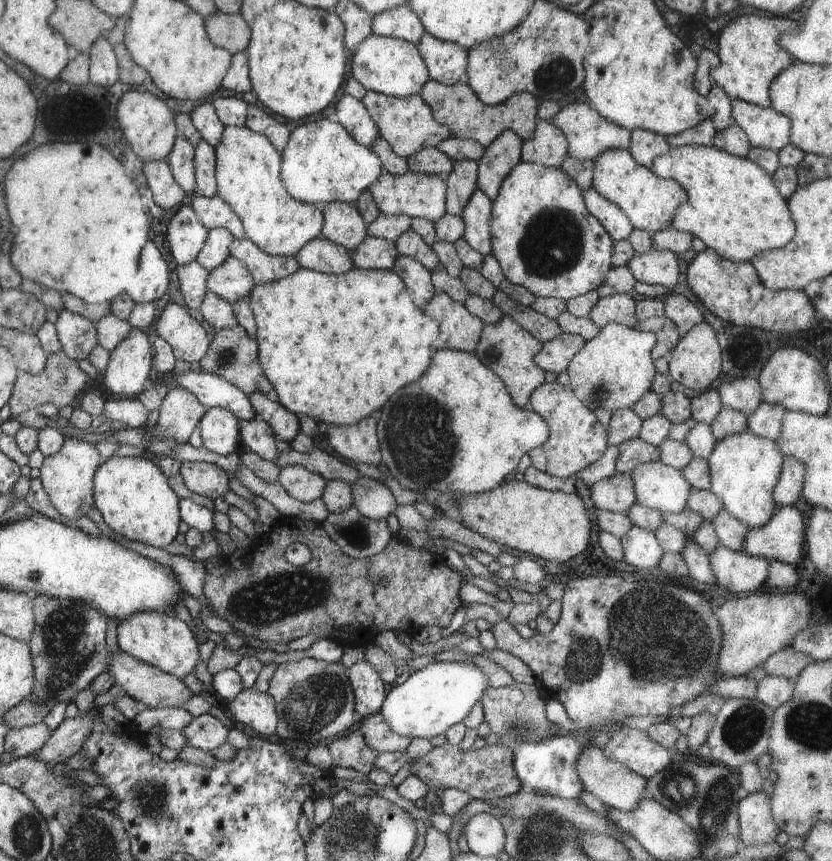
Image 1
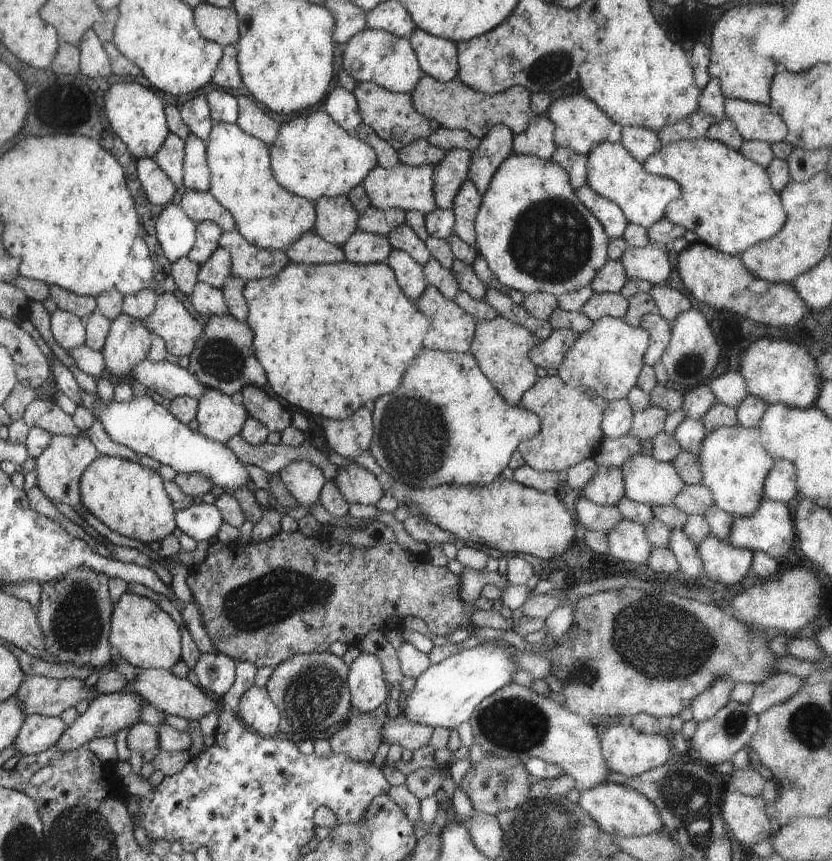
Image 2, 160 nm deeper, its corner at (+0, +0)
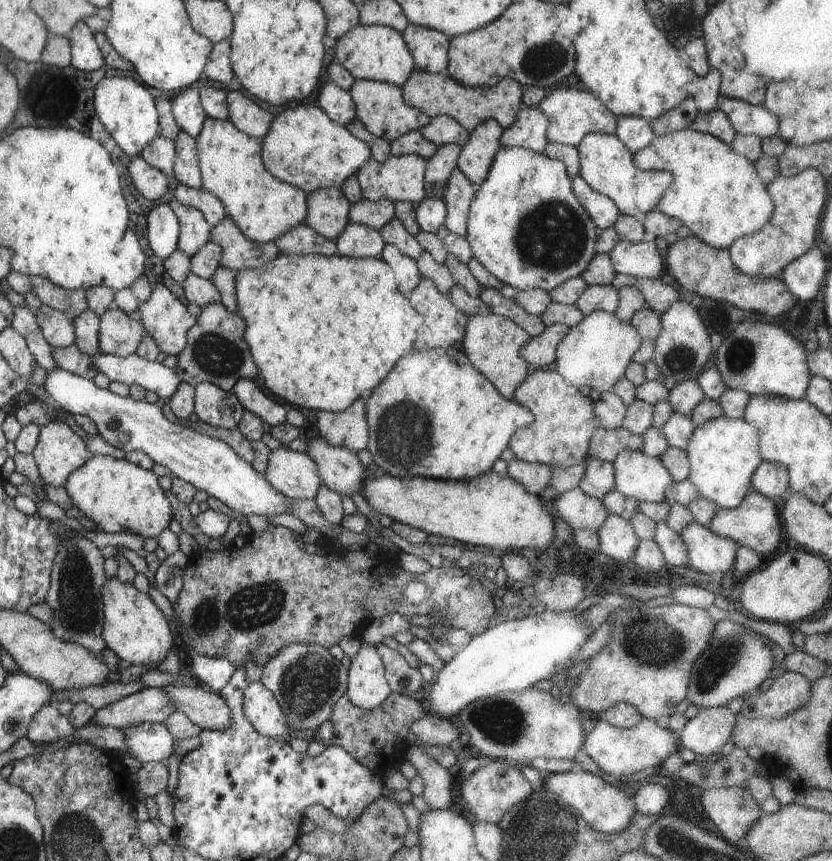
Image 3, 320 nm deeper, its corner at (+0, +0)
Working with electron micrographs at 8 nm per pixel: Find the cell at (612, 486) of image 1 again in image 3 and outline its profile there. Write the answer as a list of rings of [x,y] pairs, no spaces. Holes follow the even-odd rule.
[[[590,455],[586,460],[586,472],[579,488],[587,496],[602,500],[608,492],[616,490],[614,466],[610,462],[593,458]]]

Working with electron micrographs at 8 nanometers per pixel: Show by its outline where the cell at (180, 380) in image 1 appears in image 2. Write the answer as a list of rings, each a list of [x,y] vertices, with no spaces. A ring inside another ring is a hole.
[[[147,358],[133,368],[130,376],[131,381],[143,384],[148,392],[157,392],[160,396],[166,399],[166,403],[180,395],[188,395],[194,398],[200,398],[206,389],[201,382],[196,380],[194,375],[188,372],[188,369],[182,368],[178,364],[170,363],[169,361],[152,362]]]

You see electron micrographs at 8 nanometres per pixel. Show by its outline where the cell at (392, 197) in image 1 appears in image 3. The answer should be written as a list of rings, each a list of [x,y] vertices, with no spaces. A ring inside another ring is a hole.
[[[416,154],[390,155],[385,162],[371,159],[355,175],[362,197],[368,201],[390,200],[390,202],[410,202],[417,206],[427,197],[426,188],[427,160]]]

